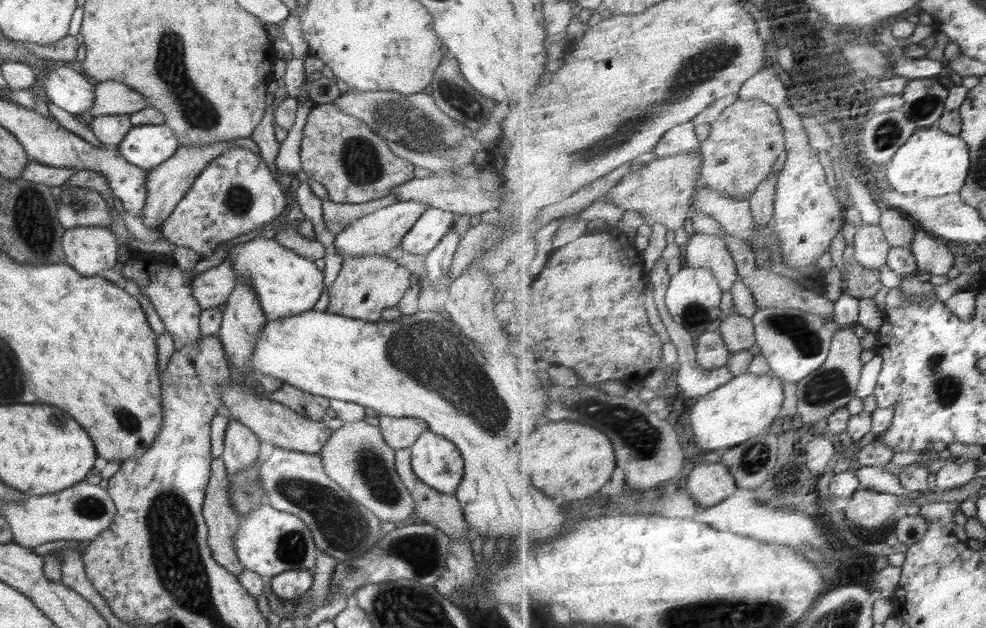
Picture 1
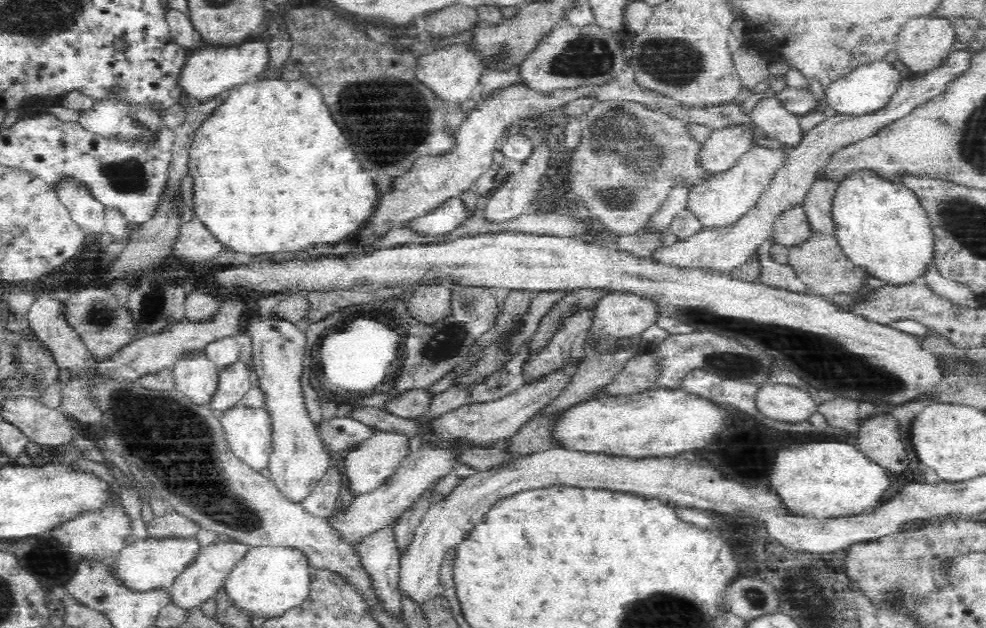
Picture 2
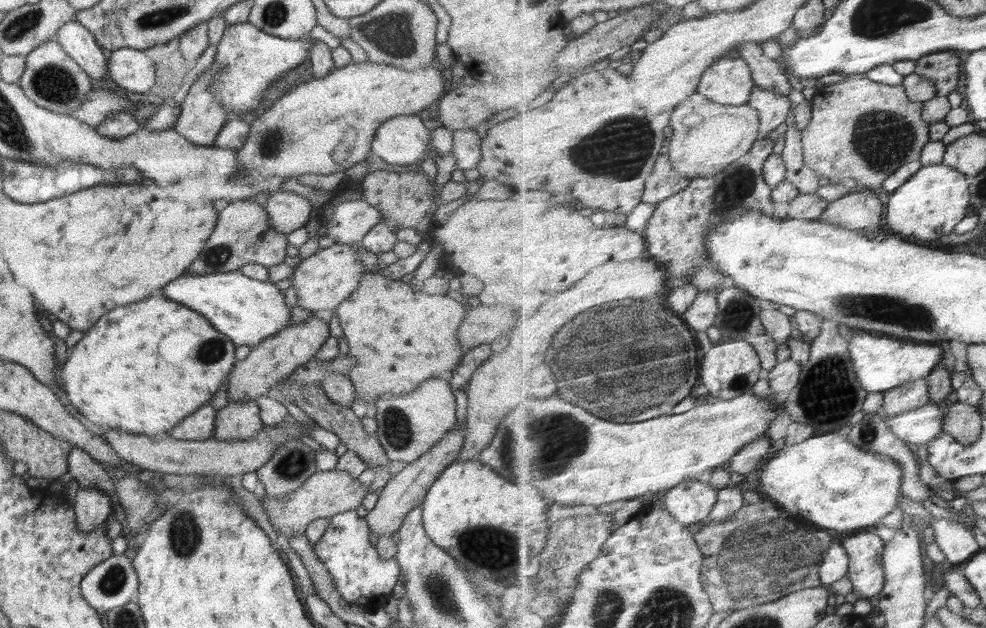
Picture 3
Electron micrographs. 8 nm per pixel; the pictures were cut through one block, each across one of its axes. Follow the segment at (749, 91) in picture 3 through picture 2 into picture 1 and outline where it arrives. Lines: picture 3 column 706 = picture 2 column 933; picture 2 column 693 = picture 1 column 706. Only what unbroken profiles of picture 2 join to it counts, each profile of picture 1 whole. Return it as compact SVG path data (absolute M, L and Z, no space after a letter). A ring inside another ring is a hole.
M712 232L696 233L691 237L687 244L687 262L690 267L711 268L726 292L734 288L740 276L736 260L732 258L724 238Z

